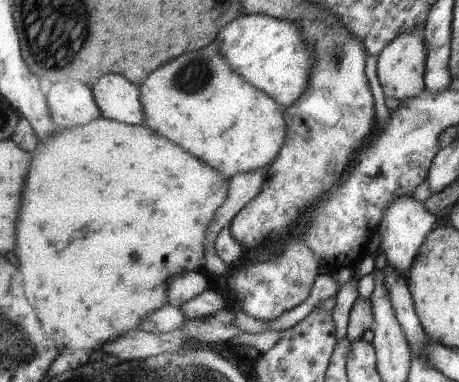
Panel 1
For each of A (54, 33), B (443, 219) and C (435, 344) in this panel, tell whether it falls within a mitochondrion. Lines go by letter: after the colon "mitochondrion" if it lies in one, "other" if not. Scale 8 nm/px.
A: mitochondrion
B: other
C: other

